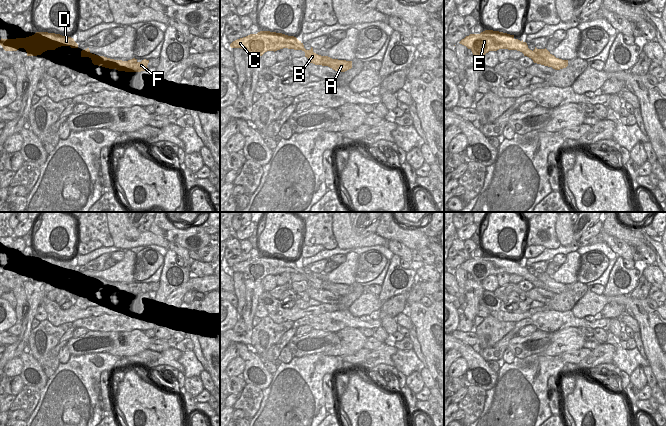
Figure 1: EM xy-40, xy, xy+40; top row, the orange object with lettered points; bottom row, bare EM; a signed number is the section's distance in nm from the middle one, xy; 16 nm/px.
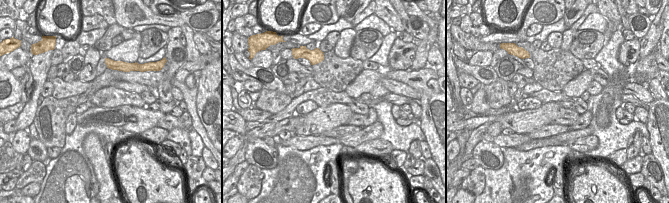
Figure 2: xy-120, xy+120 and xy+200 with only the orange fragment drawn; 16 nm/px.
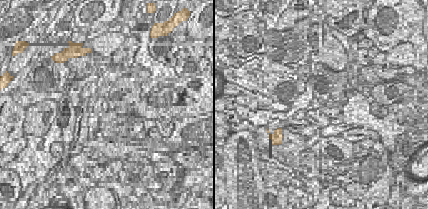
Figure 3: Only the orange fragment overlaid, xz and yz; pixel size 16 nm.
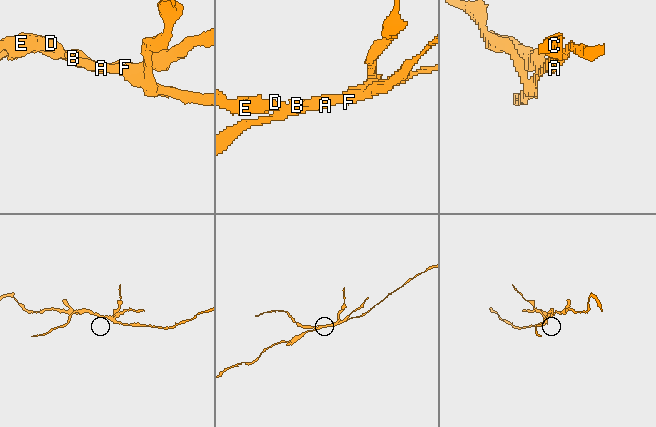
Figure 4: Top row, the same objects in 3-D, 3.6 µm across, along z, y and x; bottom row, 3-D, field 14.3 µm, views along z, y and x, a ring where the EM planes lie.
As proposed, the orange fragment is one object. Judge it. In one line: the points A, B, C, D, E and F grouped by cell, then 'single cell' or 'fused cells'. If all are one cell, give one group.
A F / B C D E; fused cells

